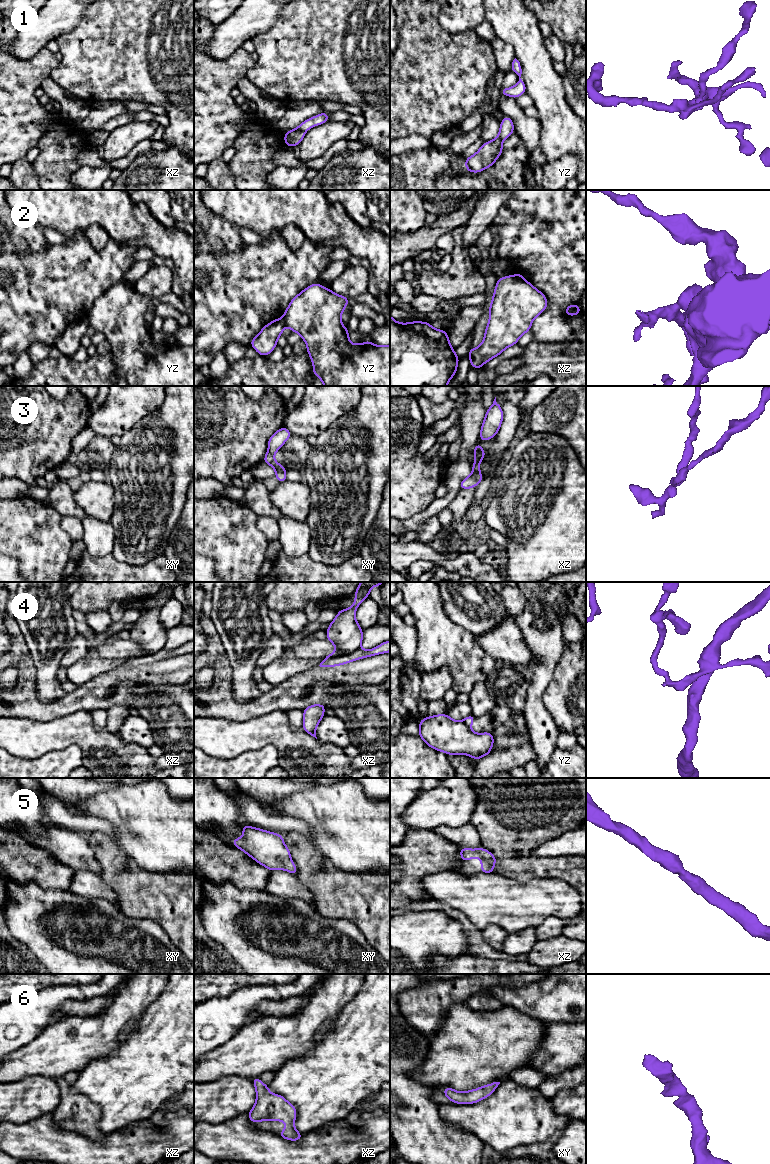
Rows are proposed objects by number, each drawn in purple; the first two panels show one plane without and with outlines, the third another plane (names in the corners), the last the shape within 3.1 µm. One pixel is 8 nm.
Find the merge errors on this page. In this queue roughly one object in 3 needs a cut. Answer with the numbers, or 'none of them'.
2, 3, 4

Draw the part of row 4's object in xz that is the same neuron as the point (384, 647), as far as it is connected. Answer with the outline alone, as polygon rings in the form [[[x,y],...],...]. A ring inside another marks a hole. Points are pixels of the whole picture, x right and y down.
[[[390,640],[381,643],[380,645],[376,646],[375,648],[371,650],[363,650],[359,648],[355,652],[344,655],[344,656],[337,656],[337,657],[331,657],[331,658],[325,658],[321,663],[320,667],[335,667],[338,665],[344,665],[350,662],[353,662],[358,659],[363,659],[371,656],[376,656],[378,654],[383,654],[390,652]]]

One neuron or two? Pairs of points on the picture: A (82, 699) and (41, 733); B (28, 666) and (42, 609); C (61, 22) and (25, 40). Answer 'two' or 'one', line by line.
A: two
B: two
C: one

